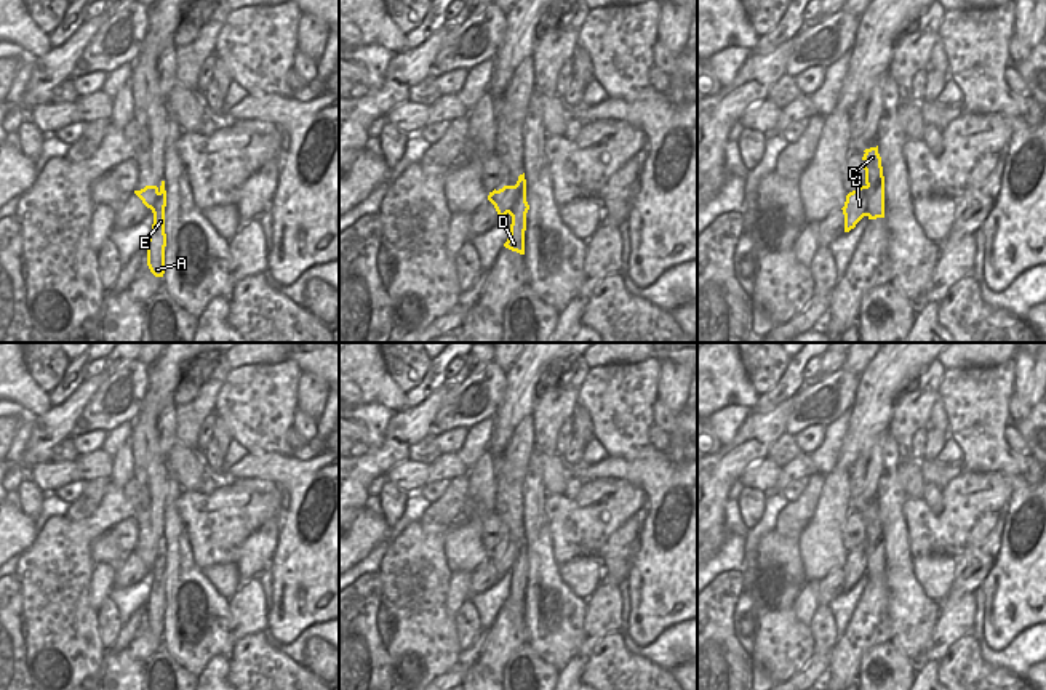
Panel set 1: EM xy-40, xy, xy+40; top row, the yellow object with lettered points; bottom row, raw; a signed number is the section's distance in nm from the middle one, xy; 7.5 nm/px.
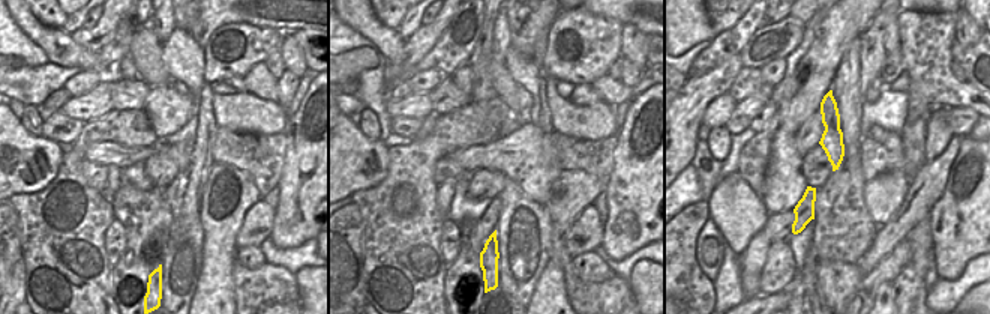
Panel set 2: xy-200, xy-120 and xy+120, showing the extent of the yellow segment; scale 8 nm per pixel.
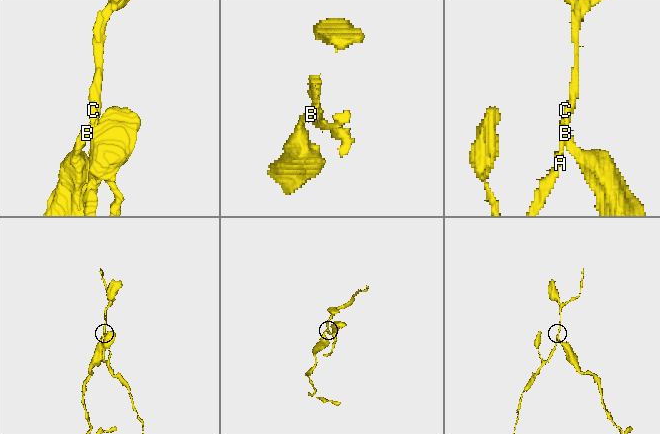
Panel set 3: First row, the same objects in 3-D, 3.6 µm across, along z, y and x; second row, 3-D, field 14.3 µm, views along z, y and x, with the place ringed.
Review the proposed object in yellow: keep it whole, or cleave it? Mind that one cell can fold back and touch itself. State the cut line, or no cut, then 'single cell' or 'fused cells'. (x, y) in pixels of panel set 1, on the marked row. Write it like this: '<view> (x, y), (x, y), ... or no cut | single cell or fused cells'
xy+40 (866, 186), (867, 215) | fused cells

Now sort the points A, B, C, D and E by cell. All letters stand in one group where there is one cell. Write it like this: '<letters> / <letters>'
A C D E / B

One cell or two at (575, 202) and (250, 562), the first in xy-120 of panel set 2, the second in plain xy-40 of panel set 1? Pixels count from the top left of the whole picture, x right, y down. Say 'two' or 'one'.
one

